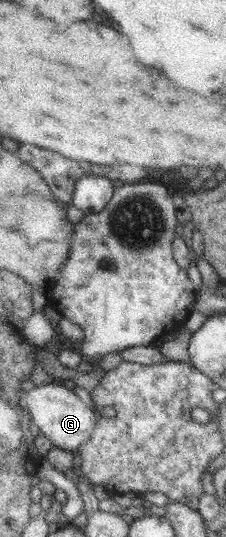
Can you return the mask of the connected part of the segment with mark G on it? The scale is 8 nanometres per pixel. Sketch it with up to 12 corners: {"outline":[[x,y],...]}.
{"outline":[[70,384],[25,391],[24,412],[52,446],[77,450],[95,414]]}

